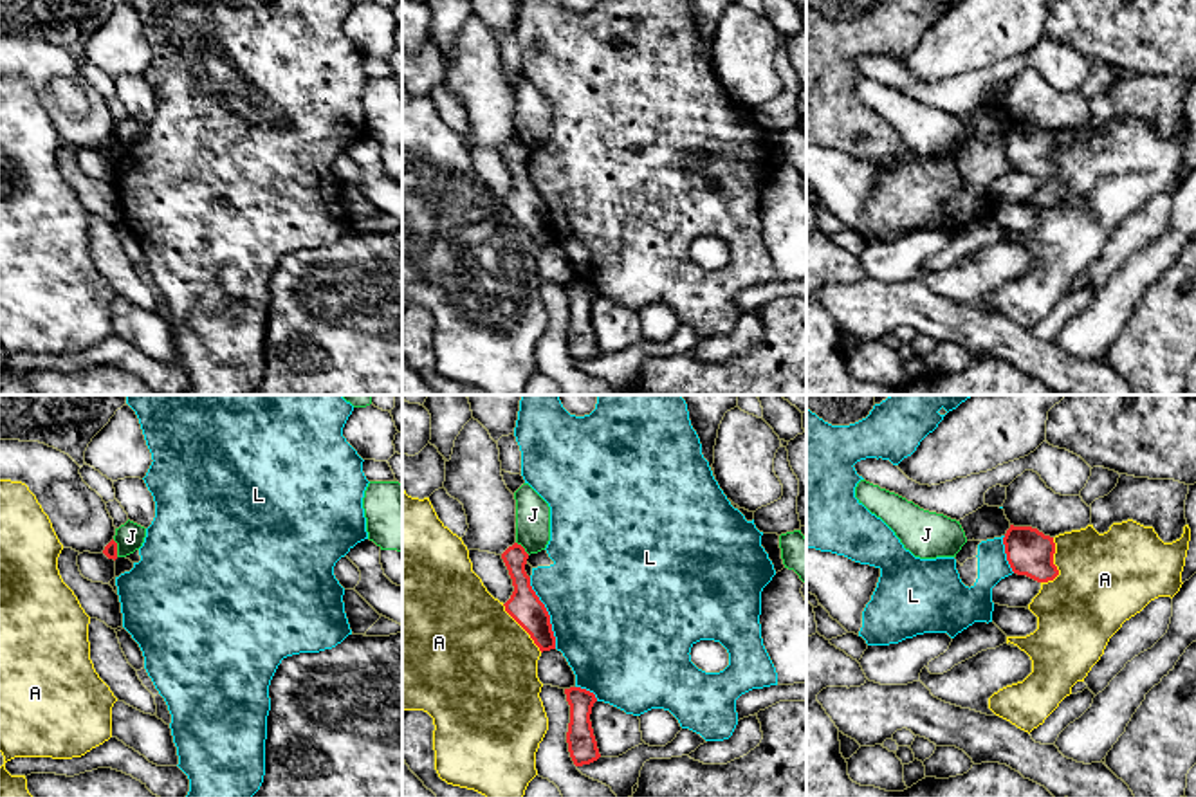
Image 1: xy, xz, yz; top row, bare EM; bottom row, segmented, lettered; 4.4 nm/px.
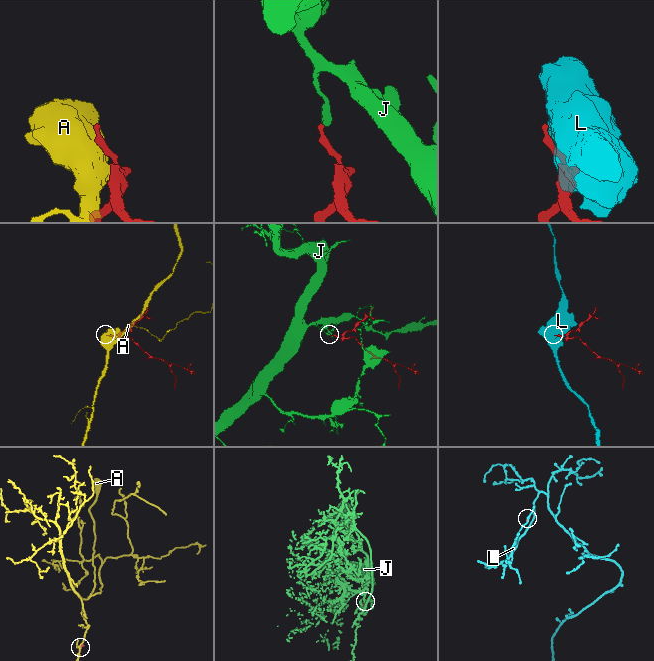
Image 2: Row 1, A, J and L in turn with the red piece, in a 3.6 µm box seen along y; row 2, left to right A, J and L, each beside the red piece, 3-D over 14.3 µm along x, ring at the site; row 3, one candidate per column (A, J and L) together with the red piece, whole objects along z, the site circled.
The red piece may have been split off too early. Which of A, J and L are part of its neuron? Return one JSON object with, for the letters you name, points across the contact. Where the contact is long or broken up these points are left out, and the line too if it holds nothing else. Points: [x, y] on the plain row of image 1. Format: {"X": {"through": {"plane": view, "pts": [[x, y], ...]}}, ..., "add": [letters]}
{"add": []}

